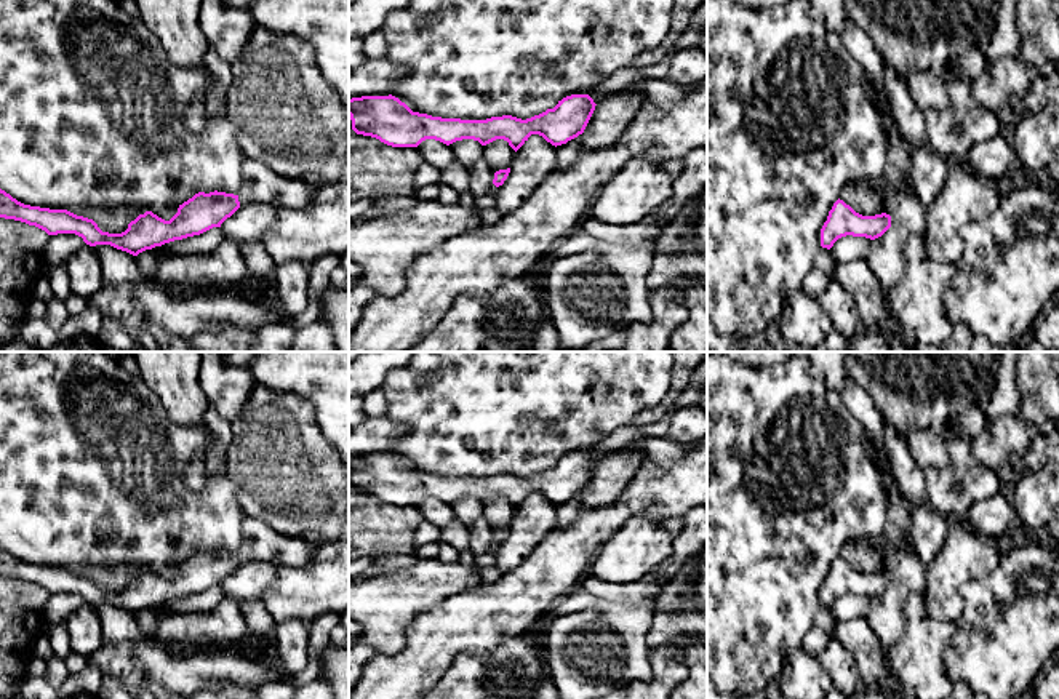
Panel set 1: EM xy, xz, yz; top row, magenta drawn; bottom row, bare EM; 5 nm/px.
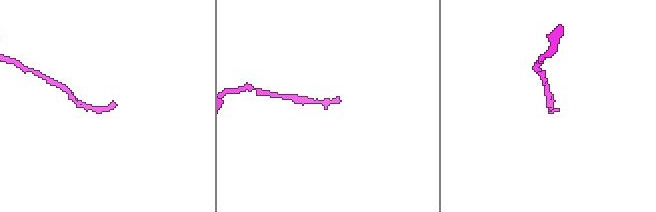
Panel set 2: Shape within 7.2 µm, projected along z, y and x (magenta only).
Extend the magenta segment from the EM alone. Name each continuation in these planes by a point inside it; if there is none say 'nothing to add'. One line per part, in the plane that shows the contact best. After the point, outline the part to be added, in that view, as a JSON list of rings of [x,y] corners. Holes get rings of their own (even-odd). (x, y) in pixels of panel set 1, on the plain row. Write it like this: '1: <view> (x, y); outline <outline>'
1: xy (259, 541); outline [[[245,517],[242,525],[240,563],[266,561],[277,568],[306,566],[317,545],[302,537],[280,534],[269,523],[254,517]]]

